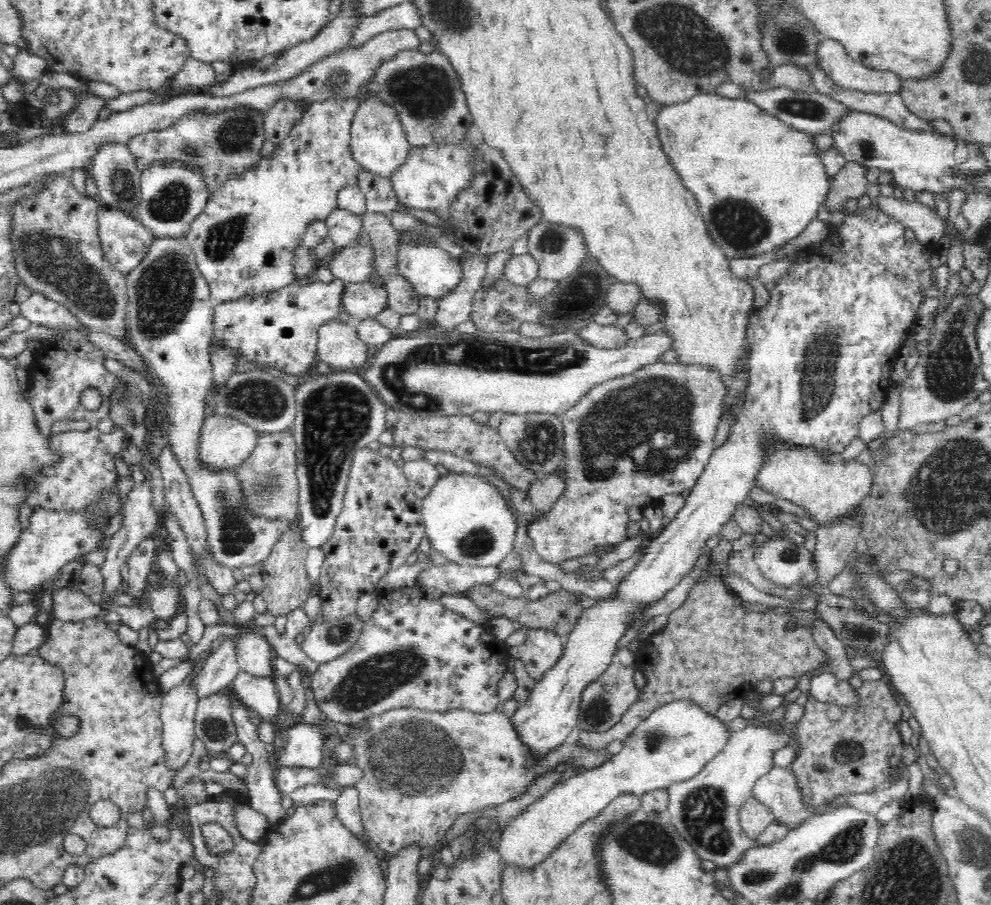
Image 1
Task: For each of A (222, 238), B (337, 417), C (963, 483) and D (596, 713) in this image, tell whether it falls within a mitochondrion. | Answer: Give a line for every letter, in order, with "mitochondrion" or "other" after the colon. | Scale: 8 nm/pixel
A: mitochondrion
B: mitochondrion
C: mitochondrion
D: mitochondrion

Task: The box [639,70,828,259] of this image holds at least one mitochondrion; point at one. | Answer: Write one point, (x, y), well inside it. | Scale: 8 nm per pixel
(739, 224)

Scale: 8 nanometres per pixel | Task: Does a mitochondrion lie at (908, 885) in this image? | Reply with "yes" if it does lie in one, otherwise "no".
yes

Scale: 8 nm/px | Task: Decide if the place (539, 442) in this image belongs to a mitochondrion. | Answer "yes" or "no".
yes

